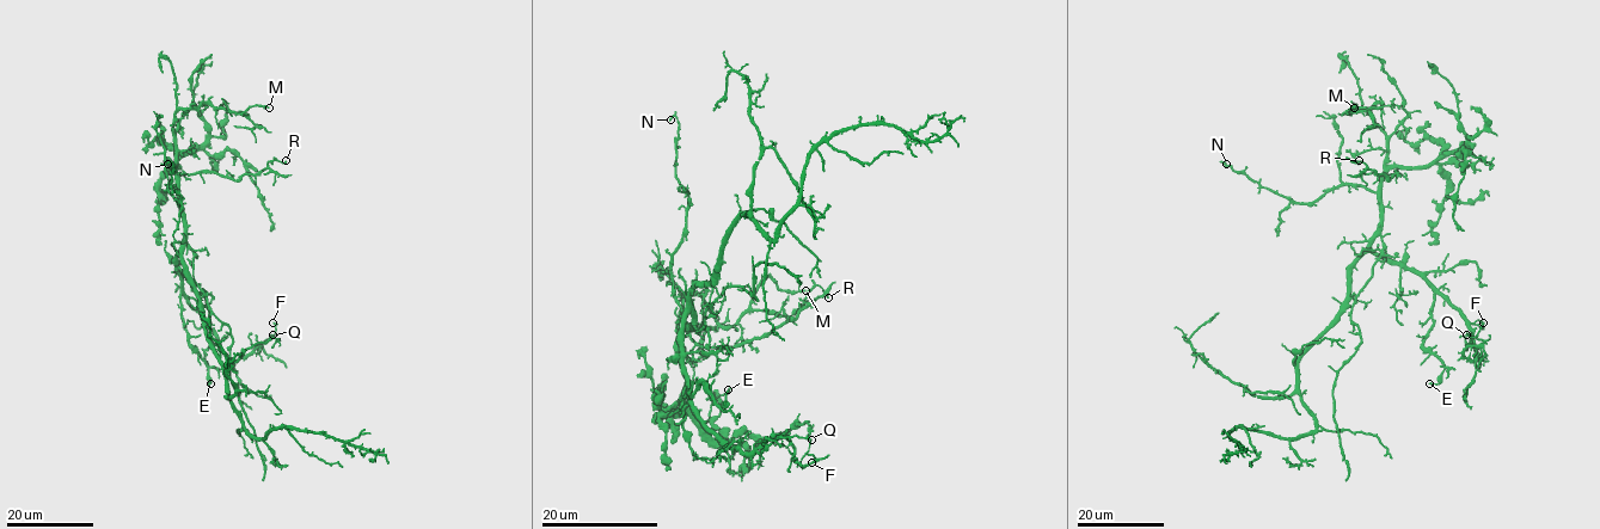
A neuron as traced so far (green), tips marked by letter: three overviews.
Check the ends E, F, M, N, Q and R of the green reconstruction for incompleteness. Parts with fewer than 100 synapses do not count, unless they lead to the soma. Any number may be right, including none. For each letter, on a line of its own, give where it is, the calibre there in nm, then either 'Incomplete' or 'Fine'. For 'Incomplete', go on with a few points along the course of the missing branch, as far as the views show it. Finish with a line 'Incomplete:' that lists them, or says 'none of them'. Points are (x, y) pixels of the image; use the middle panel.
E: Place: (728, 389). Thickness 140 nm. Fine
F: Place: (811, 462). Thickness 130 nm. Fine
M: Place: (805, 290). Thickness 180 nm. Fine
N: Place: (670, 120). Thickness 160 nm. Fine
Q: Place: (811, 440). Thickness 90 nm. Fine
R: Place: (828, 297). Thickness 120 nm. Fine
Incomplete: none of them

